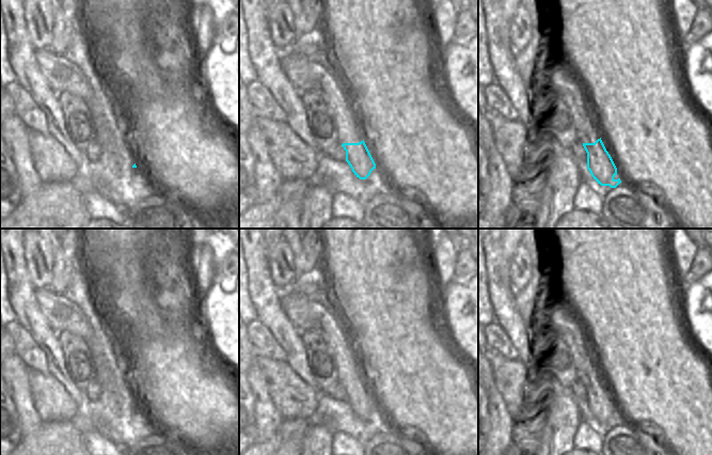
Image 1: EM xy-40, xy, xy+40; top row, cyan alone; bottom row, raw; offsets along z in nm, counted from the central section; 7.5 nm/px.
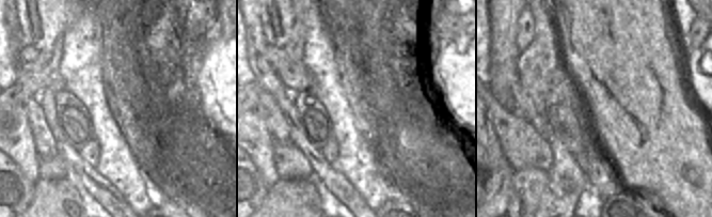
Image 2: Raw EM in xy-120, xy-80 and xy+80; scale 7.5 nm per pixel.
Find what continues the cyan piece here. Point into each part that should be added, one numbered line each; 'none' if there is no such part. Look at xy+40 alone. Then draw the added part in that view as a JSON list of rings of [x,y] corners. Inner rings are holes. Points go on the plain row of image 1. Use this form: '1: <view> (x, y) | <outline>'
1: xy+40 (587, 373) | [[[582,356],[579,360],[579,380],[582,382],[595,382],[600,375],[590,359]]]

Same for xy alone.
1: xy (304, 314) | [[[280,293],[280,304],[296,329],[320,331],[329,348],[337,351],[342,362],[338,383],[363,380],[348,336],[330,304],[323,305],[298,293]]]

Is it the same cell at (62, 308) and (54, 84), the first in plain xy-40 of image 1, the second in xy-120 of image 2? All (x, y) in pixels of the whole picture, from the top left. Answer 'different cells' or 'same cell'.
same cell

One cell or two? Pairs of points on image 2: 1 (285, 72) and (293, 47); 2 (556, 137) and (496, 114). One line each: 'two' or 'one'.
1: two
2: two

